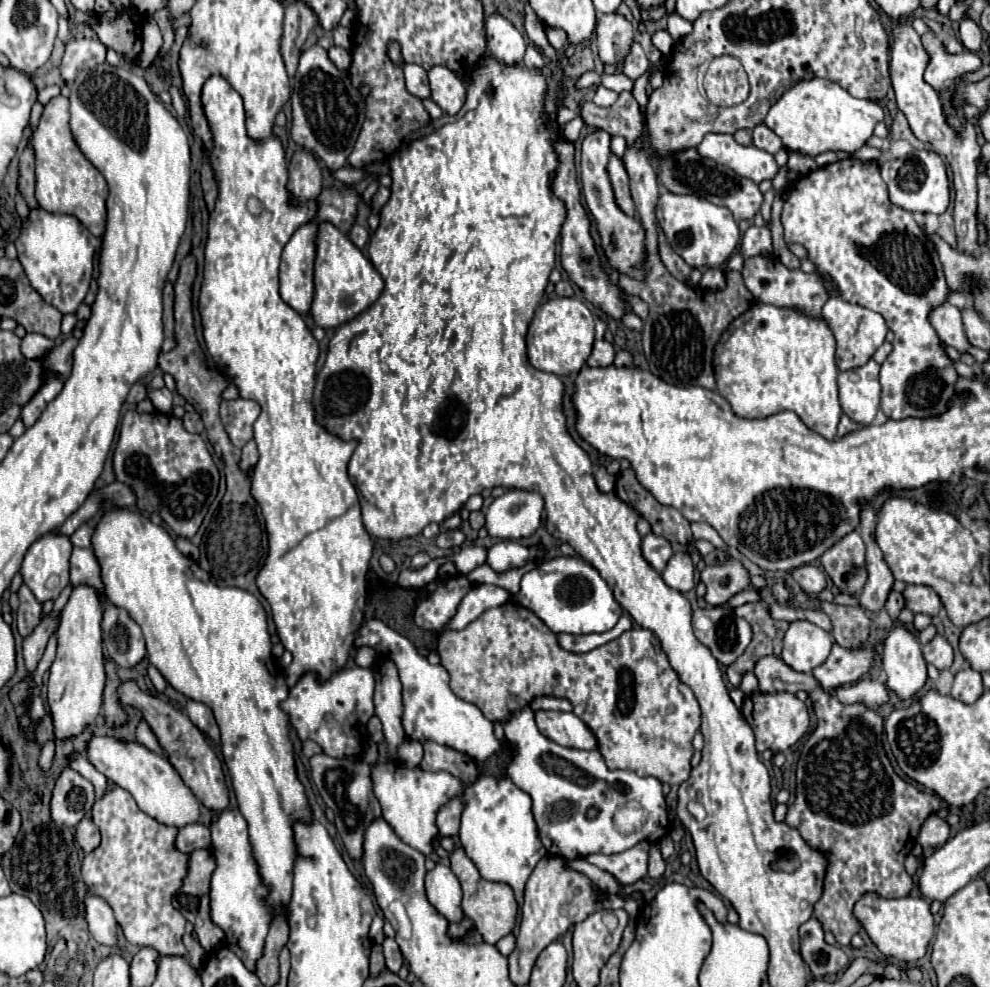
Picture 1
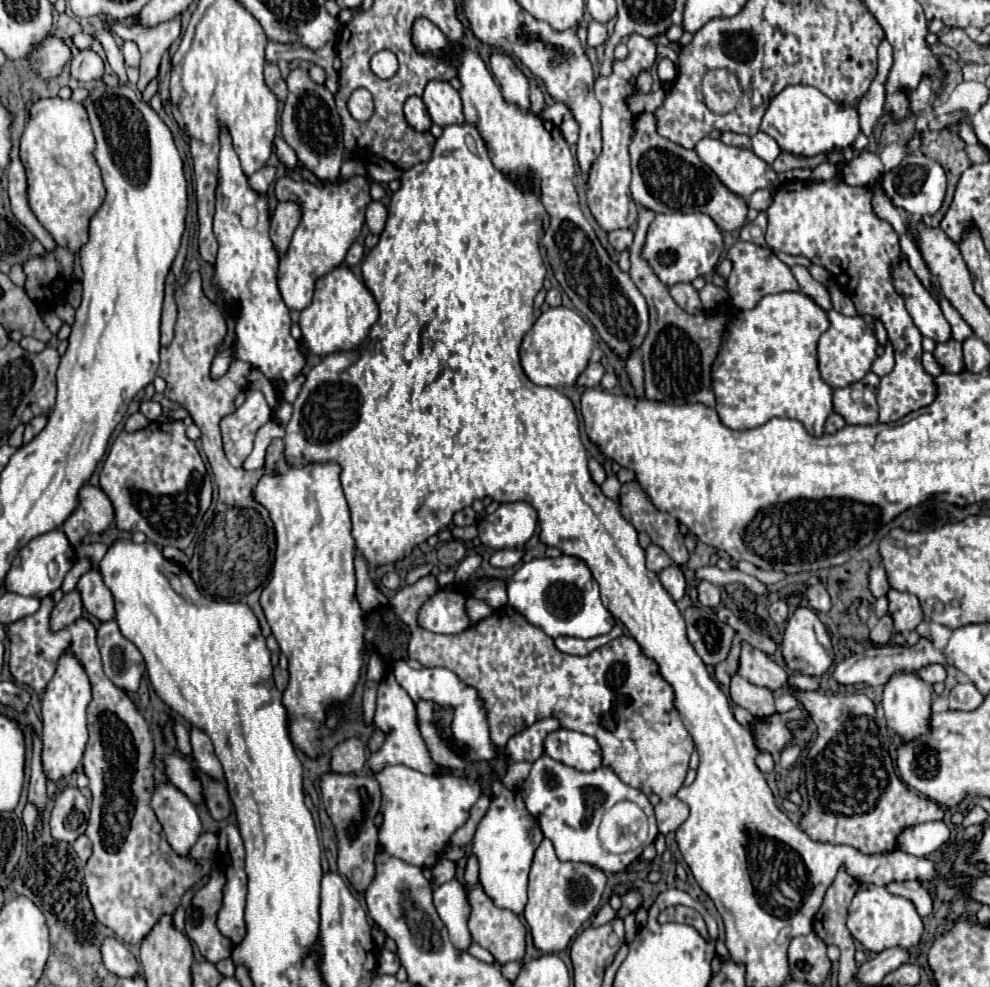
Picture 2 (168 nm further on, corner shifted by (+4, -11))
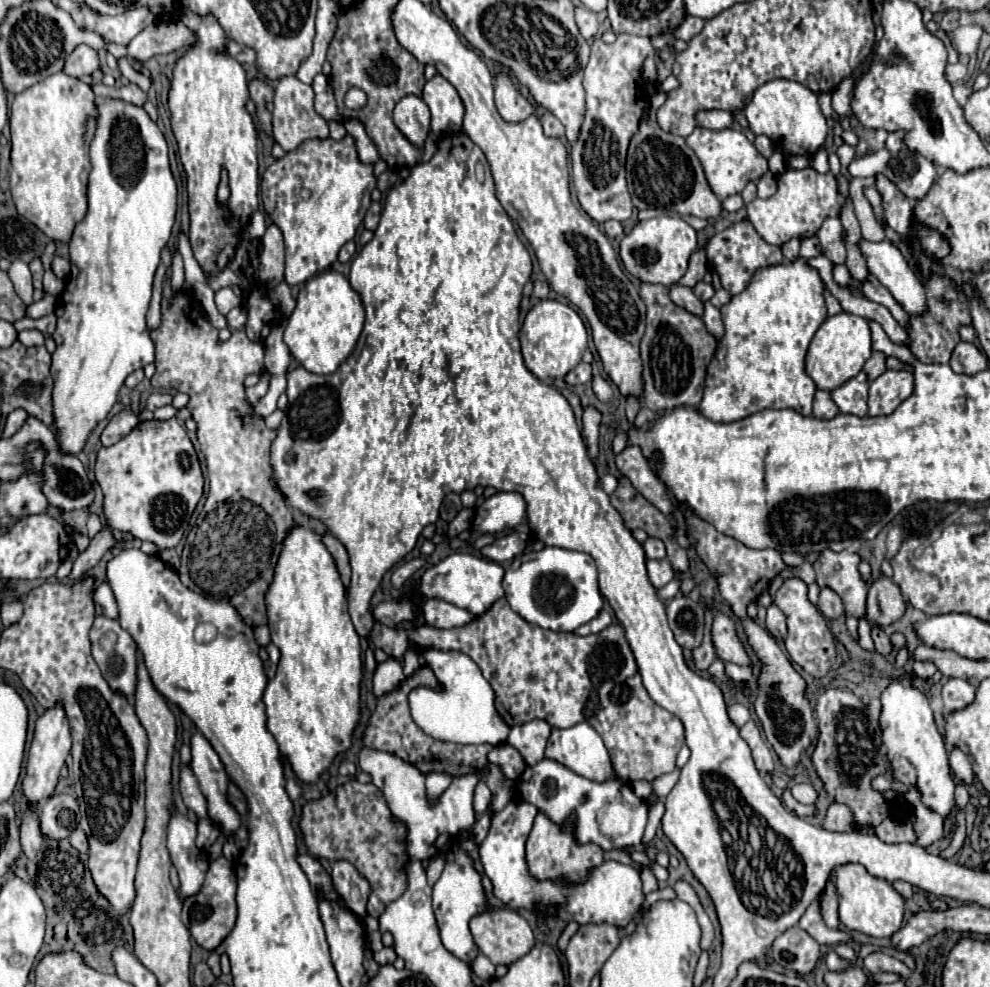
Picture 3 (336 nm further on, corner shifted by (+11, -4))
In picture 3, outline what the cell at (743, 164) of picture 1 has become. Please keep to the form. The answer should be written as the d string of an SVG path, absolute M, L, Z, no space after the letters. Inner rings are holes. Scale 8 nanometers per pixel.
M696 127L692 131L692 135L686 137L686 143L698 155L698 159L700 159L704 171L706 171L706 179L708 179L712 191L720 199L726 199L730 195L740 193L750 181L758 181L768 171L768 161L746 139L746 135L736 131L736 129L710 131L710 129L704 129L704 127Z

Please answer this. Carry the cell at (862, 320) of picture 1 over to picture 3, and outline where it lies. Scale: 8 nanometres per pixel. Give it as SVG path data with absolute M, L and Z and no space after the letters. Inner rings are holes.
M838 313L834 317L828 317L816 331L816 335L810 341L808 355L806 355L806 373L814 379L818 389L832 391L852 379L864 365L864 361L870 357L870 327L866 319L854 317L852 313Z

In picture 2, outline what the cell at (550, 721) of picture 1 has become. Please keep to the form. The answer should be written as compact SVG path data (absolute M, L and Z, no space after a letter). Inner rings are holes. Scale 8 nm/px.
M559 728L545 740L545 754L581 772L593 772L601 766L601 746L593 736Z

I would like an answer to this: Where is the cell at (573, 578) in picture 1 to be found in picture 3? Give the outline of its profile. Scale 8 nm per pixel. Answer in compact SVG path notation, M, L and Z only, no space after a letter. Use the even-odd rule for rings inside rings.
M544 547L542 551L532 551L516 557L504 575L504 591L510 607L522 615L528 623L534 623L542 629L552 631L574 631L580 625L592 621L602 611L602 597L596 581L596 565L588 553L560 549L560 547Z

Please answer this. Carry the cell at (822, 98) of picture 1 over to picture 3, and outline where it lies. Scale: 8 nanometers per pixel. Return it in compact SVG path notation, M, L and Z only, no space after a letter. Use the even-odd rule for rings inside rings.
M774 79L764 83L754 91L754 97L746 105L744 115L748 119L748 129L754 135L766 135L778 149L786 151L788 155L810 157L822 147L826 139L826 117L820 109L818 95L798 81Z

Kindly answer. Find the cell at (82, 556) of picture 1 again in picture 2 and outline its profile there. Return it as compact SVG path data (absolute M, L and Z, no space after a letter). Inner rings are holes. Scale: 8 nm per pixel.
M89 570L85 576L81 576L77 588L81 588L83 606L89 614L93 614L101 622L107 622L107 620L115 618L113 594L109 596L109 588L103 584L99 572Z

